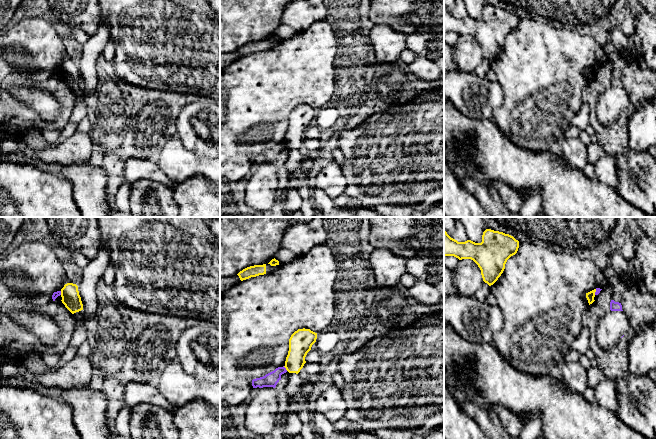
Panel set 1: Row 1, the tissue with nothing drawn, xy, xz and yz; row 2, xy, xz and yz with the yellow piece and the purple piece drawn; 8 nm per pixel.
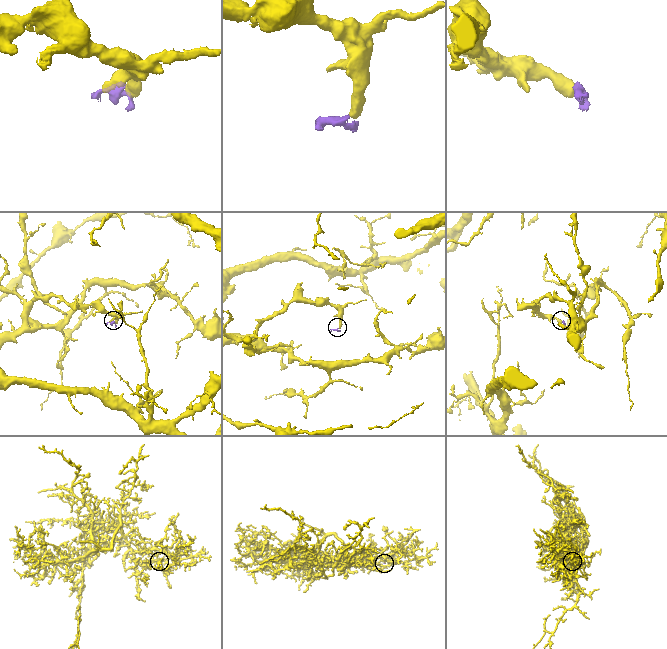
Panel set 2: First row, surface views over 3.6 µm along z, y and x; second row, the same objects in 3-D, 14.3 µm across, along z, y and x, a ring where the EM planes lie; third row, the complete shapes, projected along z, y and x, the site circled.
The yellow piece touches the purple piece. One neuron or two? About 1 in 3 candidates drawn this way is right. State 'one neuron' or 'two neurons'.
two neurons

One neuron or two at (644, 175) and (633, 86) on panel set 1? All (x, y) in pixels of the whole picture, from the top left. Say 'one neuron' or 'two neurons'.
one neuron

